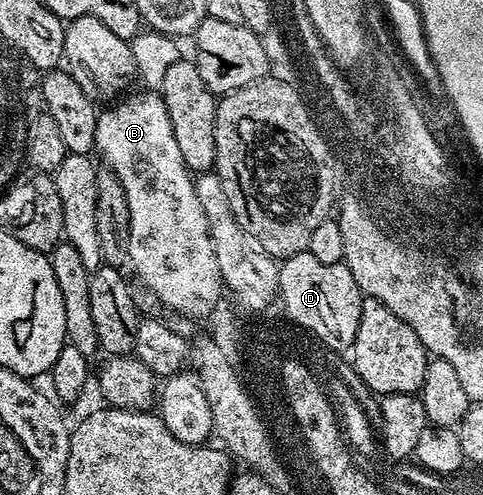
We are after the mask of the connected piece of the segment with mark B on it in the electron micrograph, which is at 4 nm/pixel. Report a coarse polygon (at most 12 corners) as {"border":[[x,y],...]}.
{"border":[[160,91],[98,115],[128,263],[165,310],[223,296]]}

